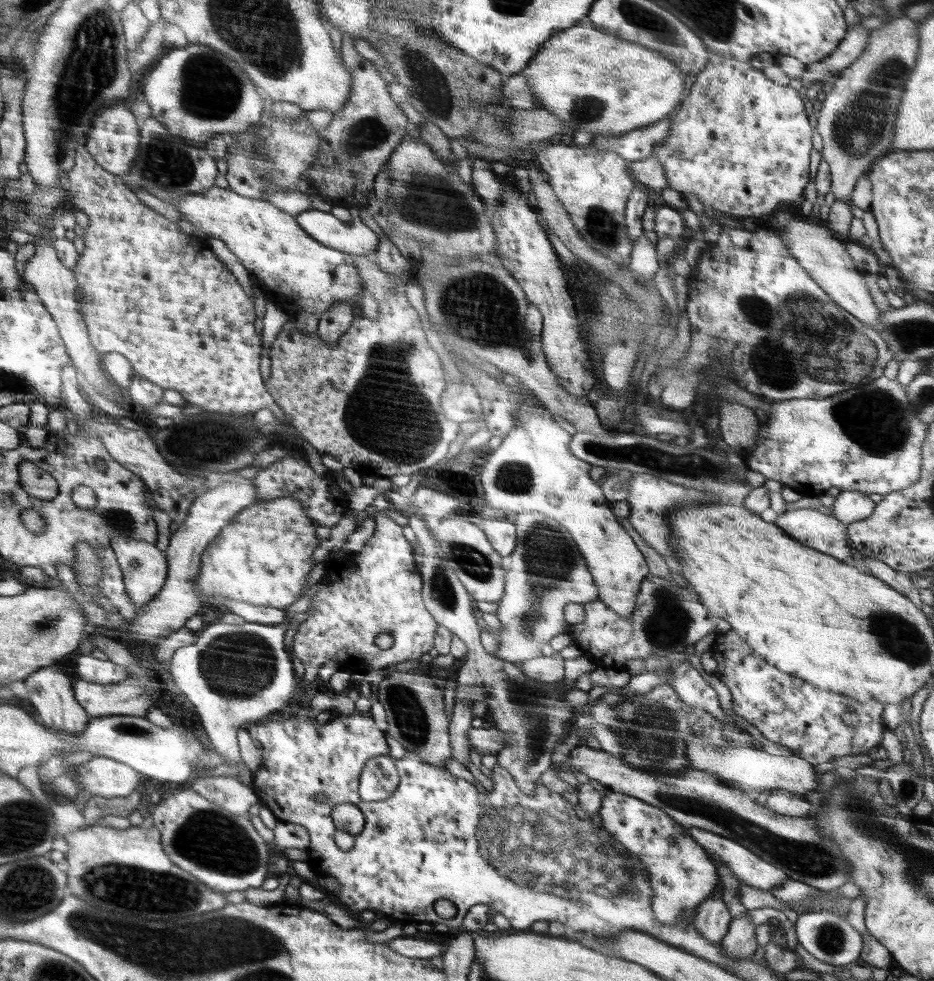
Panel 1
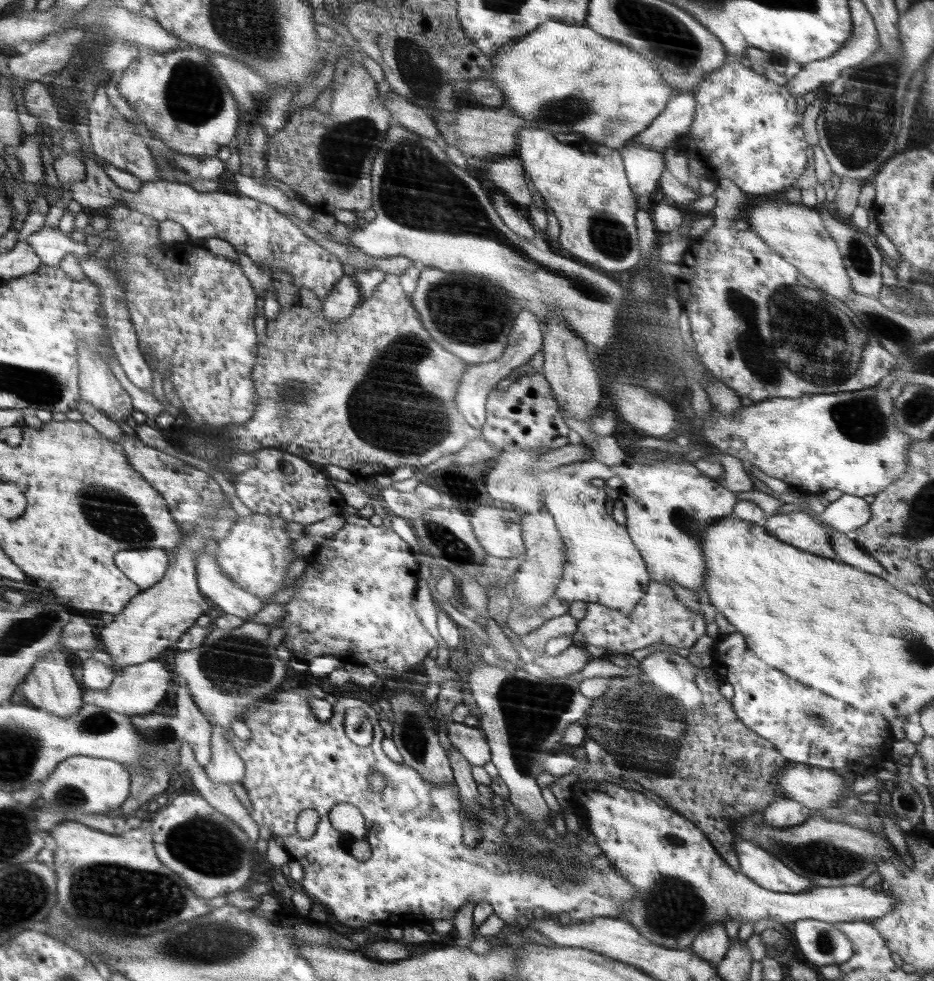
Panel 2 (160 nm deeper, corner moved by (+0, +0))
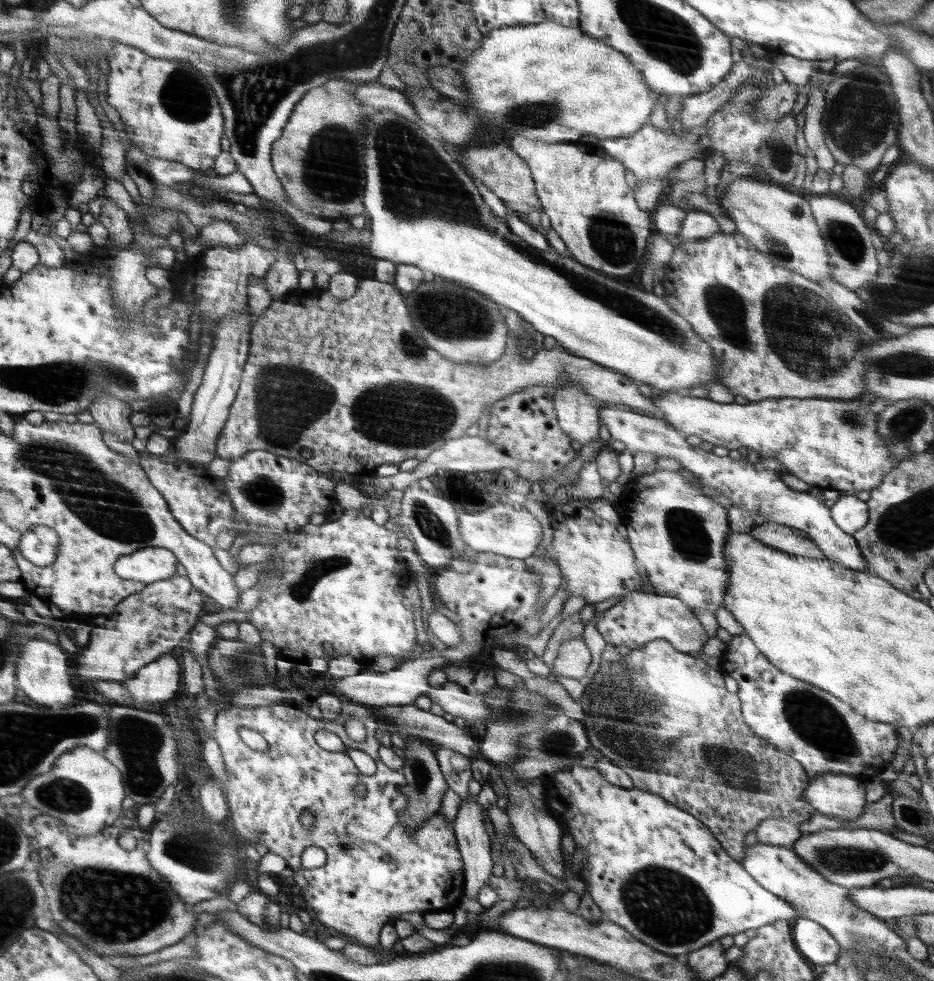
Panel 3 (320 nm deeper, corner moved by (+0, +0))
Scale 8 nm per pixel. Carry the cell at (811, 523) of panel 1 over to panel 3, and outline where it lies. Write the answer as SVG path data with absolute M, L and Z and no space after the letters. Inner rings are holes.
M765 522L749 532L756 540L794 557L824 560L824 553L800 530Z

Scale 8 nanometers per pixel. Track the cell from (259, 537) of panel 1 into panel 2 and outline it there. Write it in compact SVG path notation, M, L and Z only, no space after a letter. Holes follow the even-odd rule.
M252 513L251 516L238 518L229 536L218 542L214 558L221 569L244 590L250 591L264 602L271 599L271 594L282 591L287 568L296 560L292 550L294 540L285 531L289 523L280 517Z

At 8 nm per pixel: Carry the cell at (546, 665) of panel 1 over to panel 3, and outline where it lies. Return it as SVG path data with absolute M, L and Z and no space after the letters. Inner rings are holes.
M580 635L561 642L558 656L552 667L556 670L558 677L582 680L590 662L592 662L592 655L584 643L584 637Z

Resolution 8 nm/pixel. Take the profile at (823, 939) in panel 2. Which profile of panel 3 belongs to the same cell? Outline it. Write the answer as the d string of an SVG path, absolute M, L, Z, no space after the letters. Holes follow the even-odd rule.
M798 917L791 922L793 941L803 957L814 964L832 964L840 954L835 938L817 922Z

